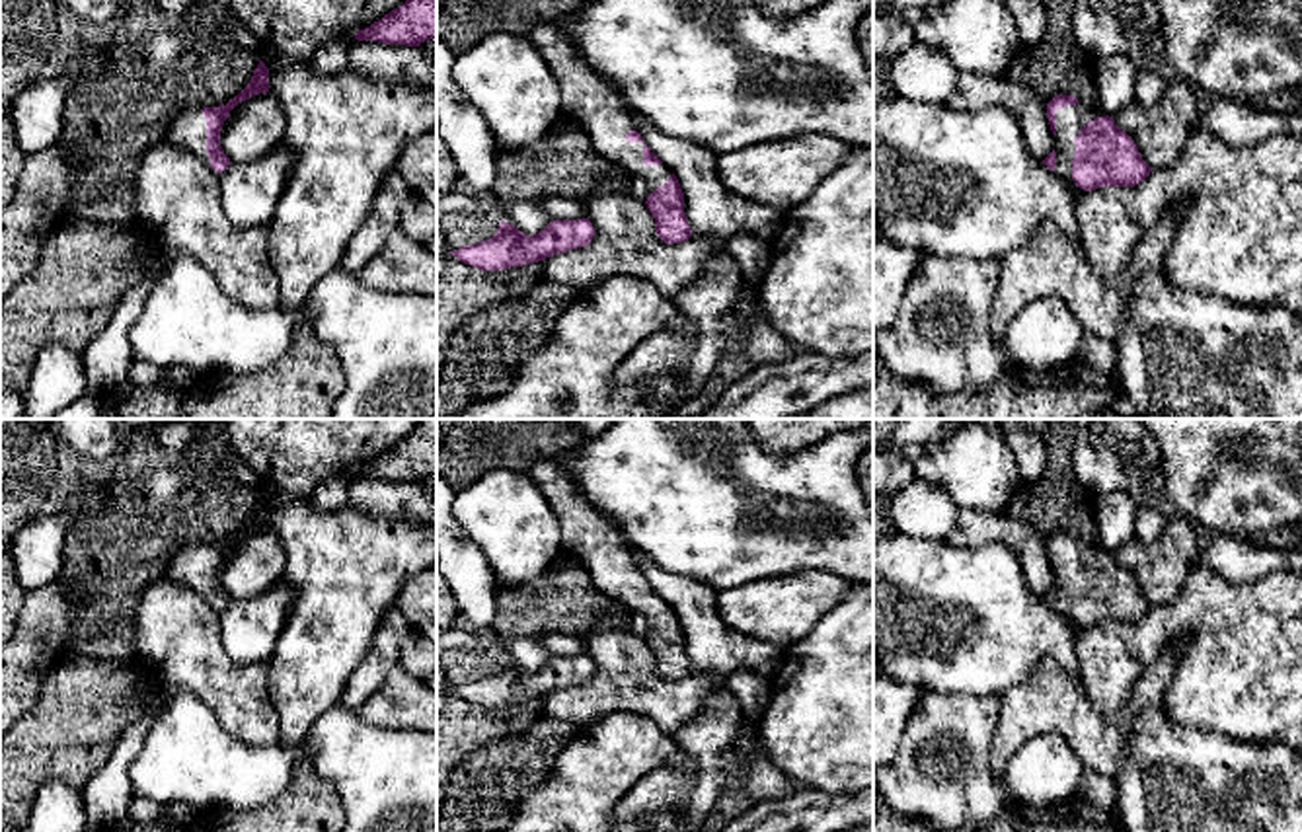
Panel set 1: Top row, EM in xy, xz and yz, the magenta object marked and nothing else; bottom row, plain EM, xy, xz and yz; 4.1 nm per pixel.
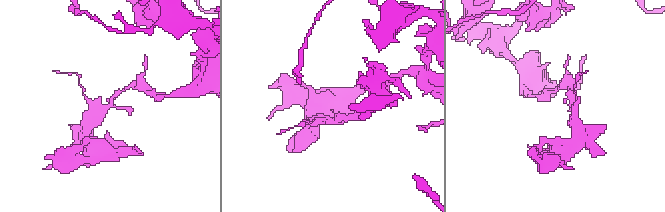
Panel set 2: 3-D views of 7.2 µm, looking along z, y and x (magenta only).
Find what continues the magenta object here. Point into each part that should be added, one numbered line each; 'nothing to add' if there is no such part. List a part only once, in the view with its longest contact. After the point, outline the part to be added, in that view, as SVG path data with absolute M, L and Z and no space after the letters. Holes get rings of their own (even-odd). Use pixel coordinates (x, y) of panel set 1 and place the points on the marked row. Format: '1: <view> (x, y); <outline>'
1: yz (1071, 119); M1068 105L1056 111L1056 136L1054 136L1054 152L1056 152L1056 170L1054 173L1072 181L1072 160L1076 154L1076 136L1078 132L1093 119L1105 117L1107 113L1095 105Z

